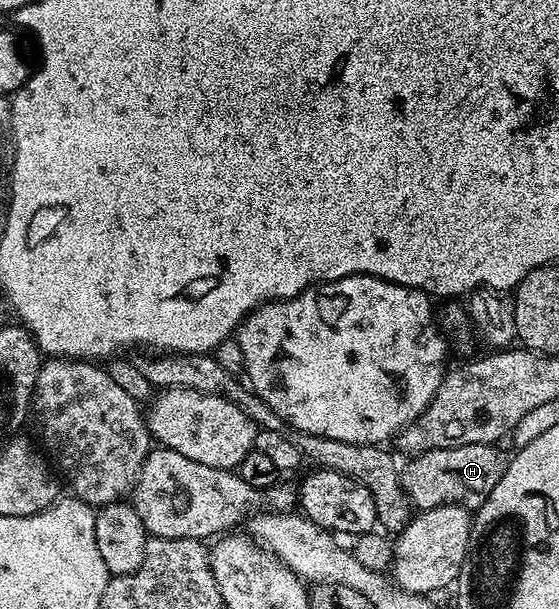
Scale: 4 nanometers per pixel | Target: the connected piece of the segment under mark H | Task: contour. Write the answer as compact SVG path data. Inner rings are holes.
M474 444L473 446L453 446L452 448L438 448L421 452L412 456L402 469L403 487L411 498L411 503L416 509L436 508L442 504L462 504L468 510L474 510L483 503L483 500L501 482L501 474L505 474L508 457L498 452L495 444Z

